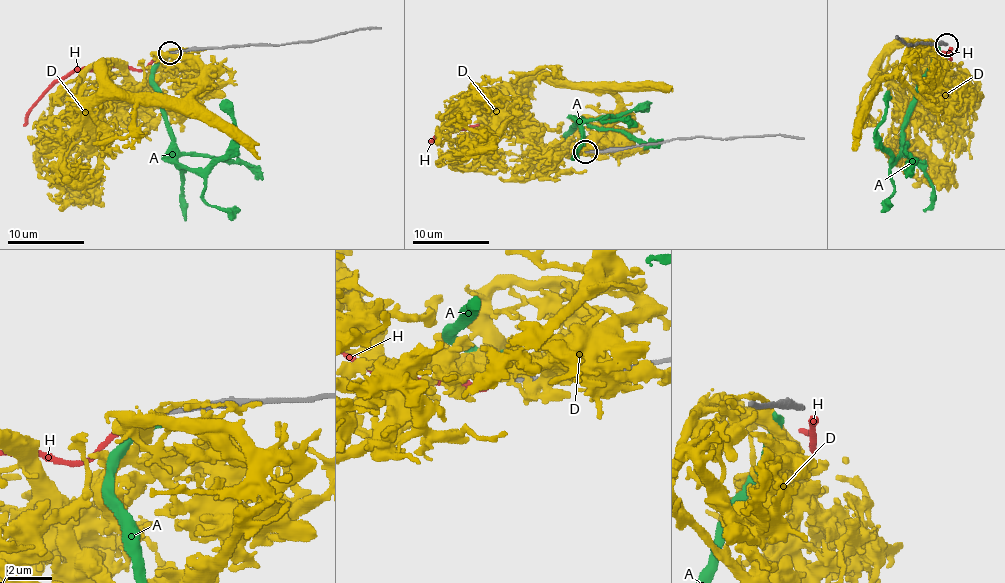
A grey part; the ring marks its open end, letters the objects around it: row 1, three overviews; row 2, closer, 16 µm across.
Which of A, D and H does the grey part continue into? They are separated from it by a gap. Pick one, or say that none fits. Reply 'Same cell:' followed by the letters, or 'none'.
Same cell: none

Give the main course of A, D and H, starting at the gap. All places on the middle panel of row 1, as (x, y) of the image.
A: (584, 142), (566, 137), (582, 119), (579, 121), (615, 118), (646, 103), (646, 110), (642, 109)
D: (585, 140), (550, 153), (518, 115), (502, 116), (495, 97), (470, 100), (510, 97)
H: (580, 154), (542, 151), (529, 145), (511, 127), (488, 123), (440, 134), (429, 142)

